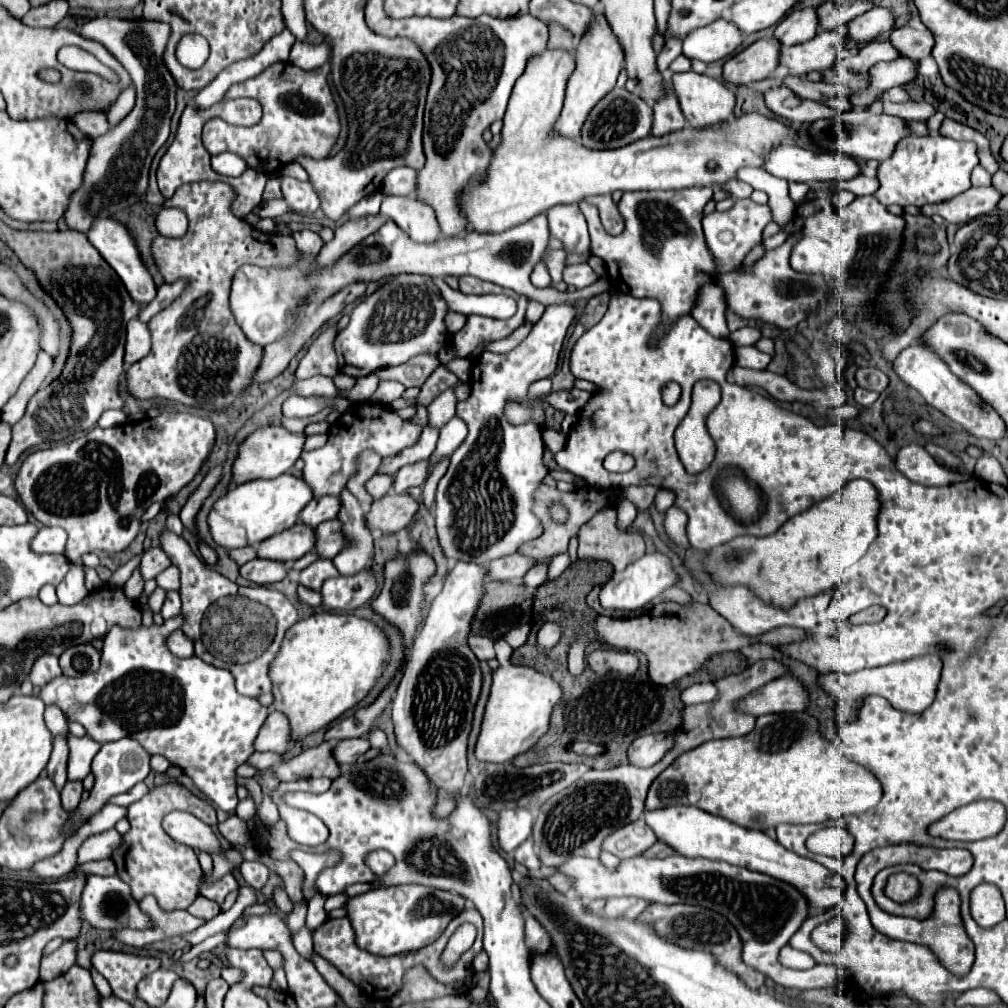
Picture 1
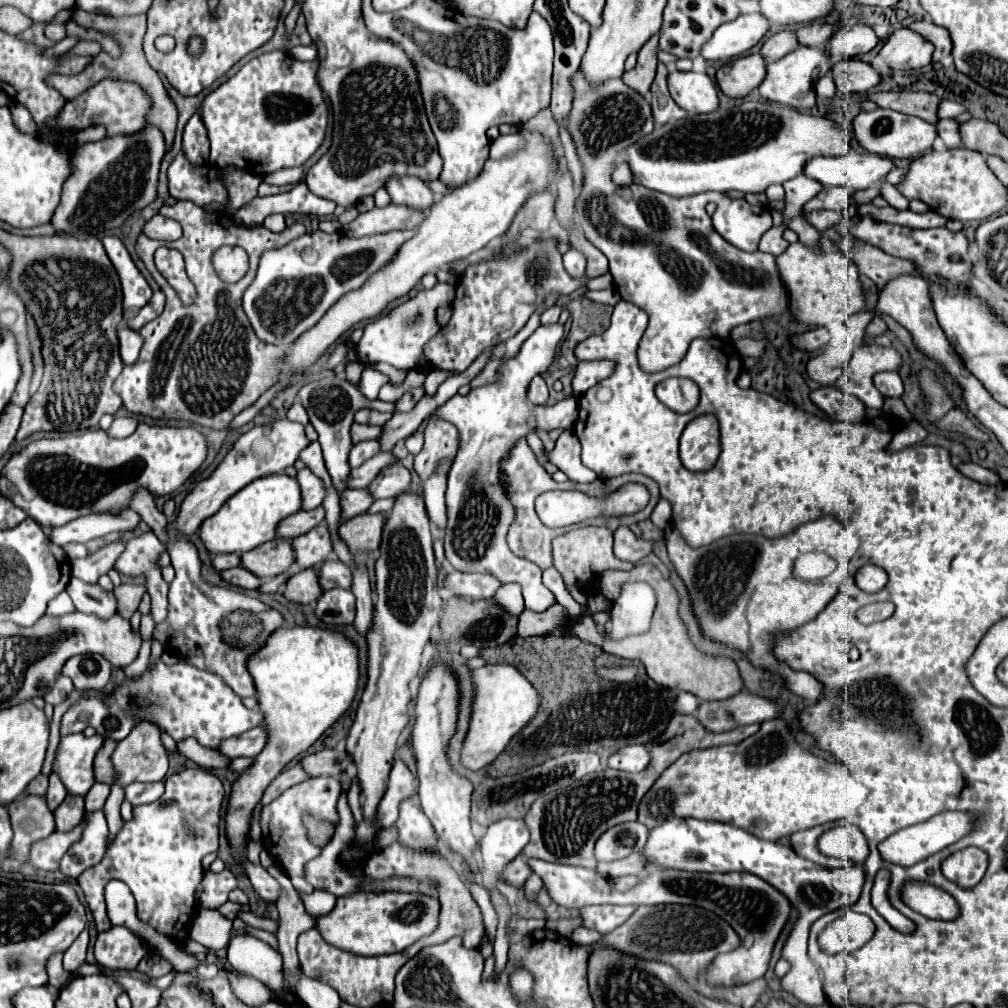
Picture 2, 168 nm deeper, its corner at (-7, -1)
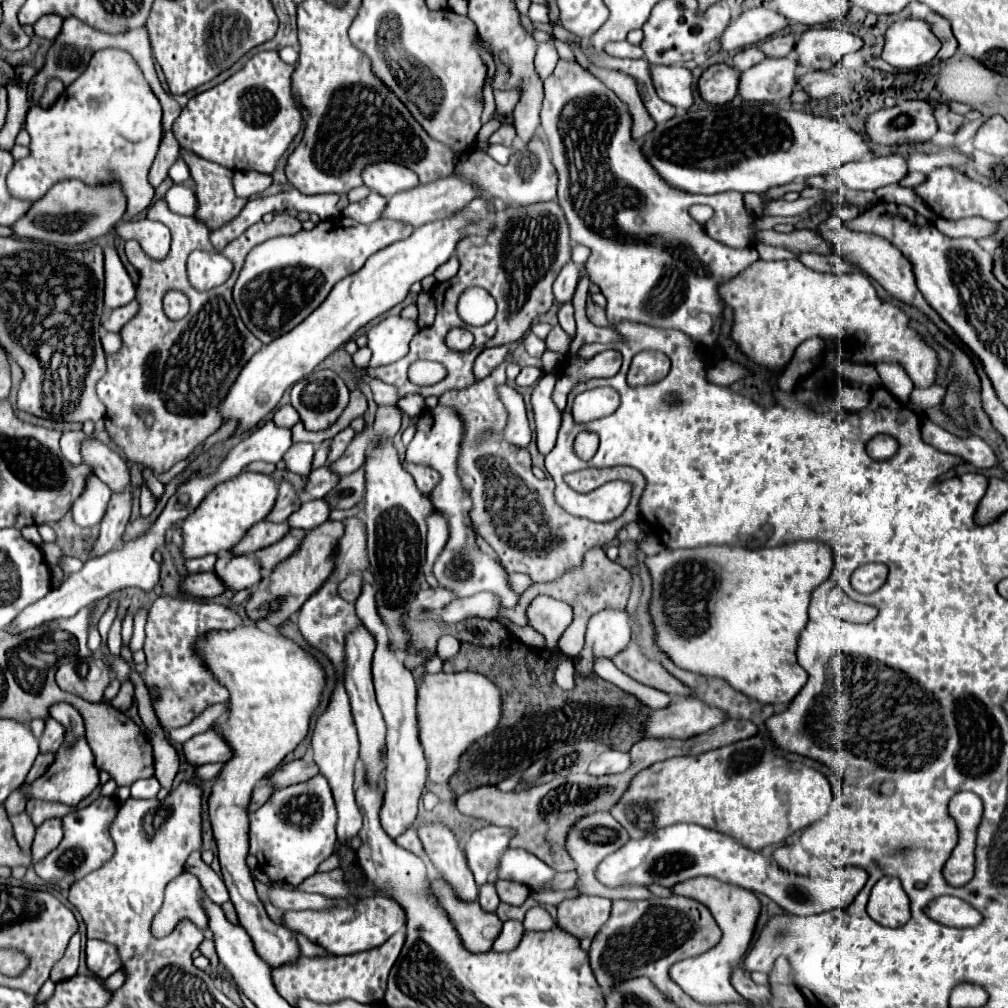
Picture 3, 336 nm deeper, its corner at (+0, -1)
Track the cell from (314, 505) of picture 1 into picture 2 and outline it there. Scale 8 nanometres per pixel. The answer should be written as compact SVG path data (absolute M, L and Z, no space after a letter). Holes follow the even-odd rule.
M313 508L313 510L299 510L291 516L287 516L279 528L277 528L277 536L279 538L297 538L301 534L307 534L311 528L319 526L321 522L325 522L325 508Z

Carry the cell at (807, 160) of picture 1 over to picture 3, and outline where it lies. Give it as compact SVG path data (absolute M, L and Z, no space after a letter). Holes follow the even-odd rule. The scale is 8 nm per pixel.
M898 154L874 156L870 160L848 162L836 174L850 190L878 190L888 184L898 184L908 174L908 162Z

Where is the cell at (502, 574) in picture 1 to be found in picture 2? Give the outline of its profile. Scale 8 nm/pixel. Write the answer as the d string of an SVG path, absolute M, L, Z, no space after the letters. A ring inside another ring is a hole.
M451 572L445 580L445 588L451 594L463 598L491 598L499 590L499 580L487 574L465 574L465 572Z

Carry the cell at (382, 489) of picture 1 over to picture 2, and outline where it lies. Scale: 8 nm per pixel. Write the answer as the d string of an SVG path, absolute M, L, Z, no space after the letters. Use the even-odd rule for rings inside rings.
M367 488L363 490L349 490L349 492L343 492L341 496L341 516L343 520L349 520L353 516L359 516L359 514L365 514L371 504L373 504L373 496L371 492L367 492Z

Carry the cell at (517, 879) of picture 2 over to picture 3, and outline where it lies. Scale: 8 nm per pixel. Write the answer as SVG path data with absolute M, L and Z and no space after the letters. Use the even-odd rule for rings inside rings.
M488 882L488 884L484 884L484 886L480 888L478 904L480 904L480 908L484 908L484 912L496 912L496 908L498 908L498 904L500 904L500 898L498 898L492 882Z

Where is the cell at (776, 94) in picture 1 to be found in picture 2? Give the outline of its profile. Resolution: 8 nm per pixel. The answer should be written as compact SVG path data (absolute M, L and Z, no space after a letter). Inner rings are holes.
M799 46L797 50L789 52L787 56L783 56L777 62L767 64L767 76L759 86L759 92L765 100L769 102L779 102L783 106L791 106L799 112L807 112L811 108L815 108L817 104L817 94L815 94L815 82L825 76L827 72L831 72L833 68L833 58L829 56L827 48L807 48L807 46Z

